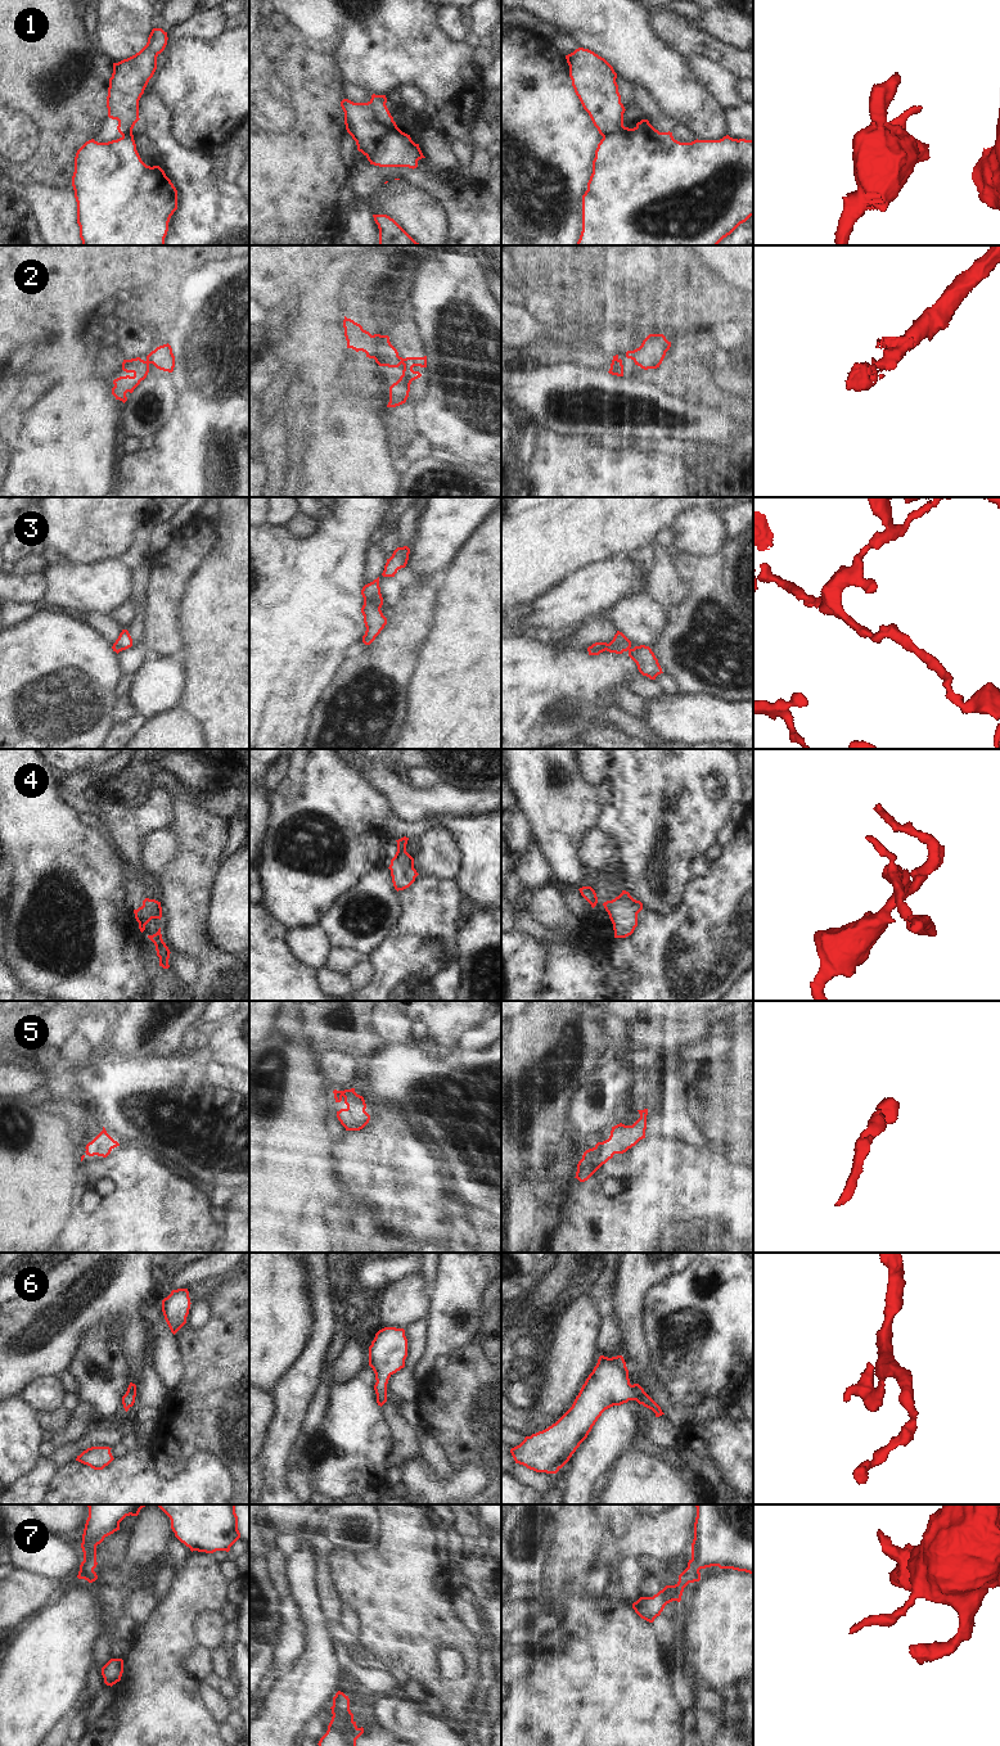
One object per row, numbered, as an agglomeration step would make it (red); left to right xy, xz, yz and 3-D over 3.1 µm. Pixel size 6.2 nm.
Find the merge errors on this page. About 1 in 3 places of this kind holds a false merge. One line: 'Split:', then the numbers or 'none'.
Split: 1

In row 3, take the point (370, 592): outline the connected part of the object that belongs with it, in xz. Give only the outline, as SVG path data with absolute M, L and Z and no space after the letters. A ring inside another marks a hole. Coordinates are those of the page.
M379 577L365 585L361 590L361 595L364 597L361 613L366 627L365 635L362 636L362 642L365 645L370 645L387 624L387 618L380 610L383 597L379 587Z

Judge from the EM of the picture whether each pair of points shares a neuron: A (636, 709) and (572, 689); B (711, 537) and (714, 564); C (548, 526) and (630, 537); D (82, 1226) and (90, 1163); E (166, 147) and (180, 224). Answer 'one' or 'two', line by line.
A: two
B: two
C: one
D: one
E: one

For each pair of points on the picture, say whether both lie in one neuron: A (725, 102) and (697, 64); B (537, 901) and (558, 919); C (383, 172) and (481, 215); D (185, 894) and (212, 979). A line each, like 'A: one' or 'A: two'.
A: one
B: one
C: one
D: two

